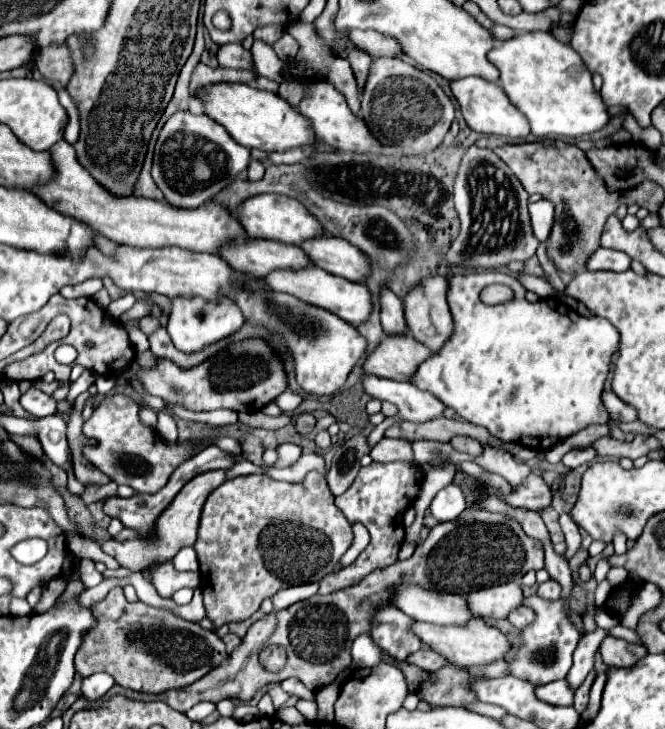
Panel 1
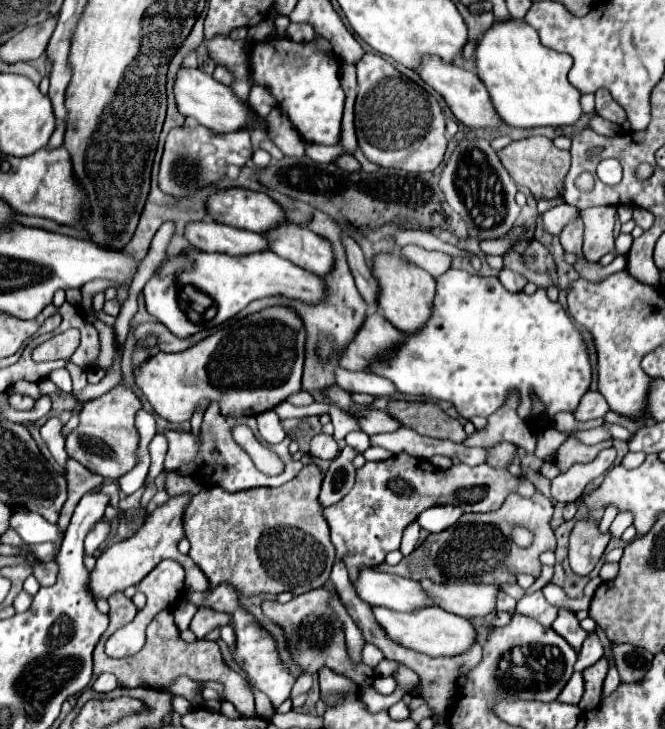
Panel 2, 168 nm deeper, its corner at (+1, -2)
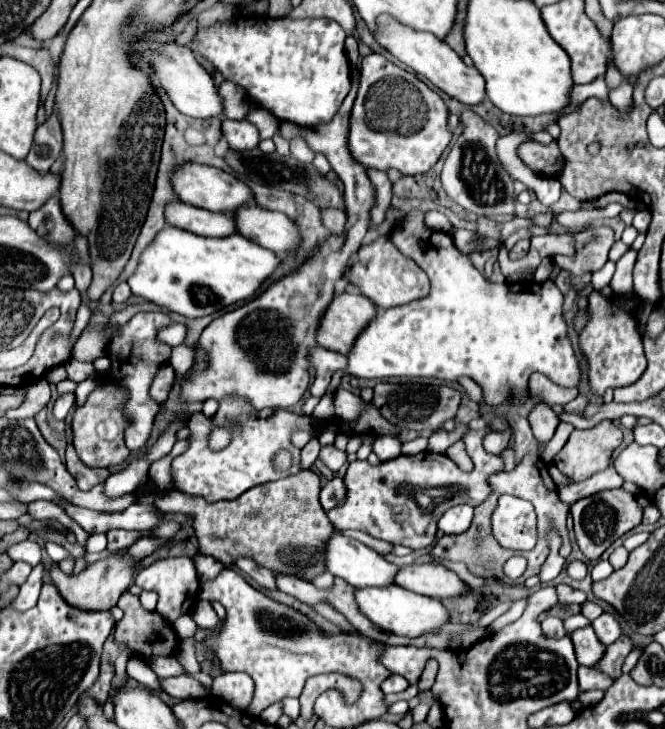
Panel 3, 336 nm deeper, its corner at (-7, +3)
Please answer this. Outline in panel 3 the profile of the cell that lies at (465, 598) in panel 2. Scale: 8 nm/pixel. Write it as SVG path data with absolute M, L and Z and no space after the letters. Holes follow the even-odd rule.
M406 565L400 567L394 583L426 597L434 599L450 599L458 595L466 595L468 587L458 579L456 573L448 571L442 565Z

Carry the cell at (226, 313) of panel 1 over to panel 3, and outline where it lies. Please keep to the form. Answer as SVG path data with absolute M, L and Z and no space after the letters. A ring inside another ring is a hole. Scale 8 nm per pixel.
M164 227L142 251L136 271L128 277L128 285L134 295L194 319L210 315L218 307L250 299L278 263L280 257L276 253L238 233L234 237L200 237L186 229Z

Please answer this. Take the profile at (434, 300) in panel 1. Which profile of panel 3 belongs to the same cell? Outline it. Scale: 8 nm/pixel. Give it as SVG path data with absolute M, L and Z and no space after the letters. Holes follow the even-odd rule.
M378 237L372 243L362 245L358 249L358 259L346 267L344 279L348 279L352 285L356 285L364 297L374 301L374 305L382 307L382 309L416 301L420 297L426 297L426 293L430 291L430 281L428 281L426 273L414 261L404 257L390 243L388 237Z

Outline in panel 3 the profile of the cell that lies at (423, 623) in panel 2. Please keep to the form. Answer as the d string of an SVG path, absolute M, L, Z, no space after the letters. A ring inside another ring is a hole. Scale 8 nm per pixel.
M398 585L388 587L368 587L368 589L354 589L356 605L360 613L364 613L374 625L382 627L384 631L404 635L404 637L420 637L422 633L436 629L448 621L446 607L432 597L424 597L418 593L410 593Z

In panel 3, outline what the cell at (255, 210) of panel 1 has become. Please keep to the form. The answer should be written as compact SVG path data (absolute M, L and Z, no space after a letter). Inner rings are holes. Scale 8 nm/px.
M192 161L178 163L170 175L170 181L172 181L172 191L180 201L208 211L232 213L252 199L252 191L242 181L234 179L230 173L224 173L222 169L216 169L216 167L192 163Z

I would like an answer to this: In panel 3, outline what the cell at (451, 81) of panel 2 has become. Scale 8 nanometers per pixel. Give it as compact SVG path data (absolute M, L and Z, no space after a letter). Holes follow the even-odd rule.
M380 15L376 21L374 39L388 53L392 53L398 61L402 61L404 65L414 69L418 75L426 77L432 85L436 85L440 91L448 93L450 97L458 99L460 103L478 105L484 99L486 91L484 91L484 77L480 75L480 71L476 67L464 65L464 61L456 55L456 51L452 51L444 41L436 39L432 33L408 29L408 27L400 25L396 19L392 19L388 15Z

